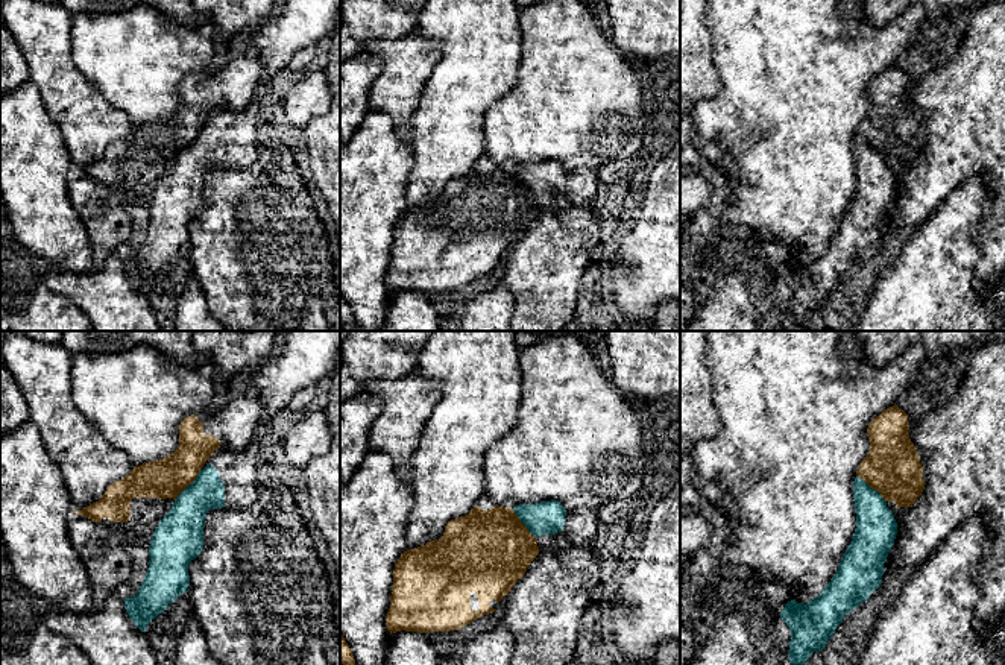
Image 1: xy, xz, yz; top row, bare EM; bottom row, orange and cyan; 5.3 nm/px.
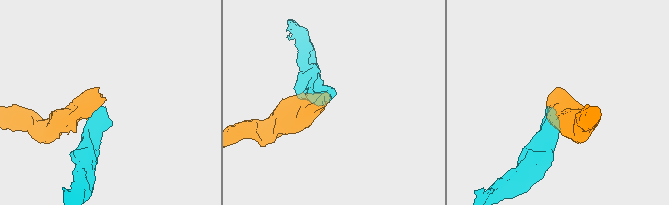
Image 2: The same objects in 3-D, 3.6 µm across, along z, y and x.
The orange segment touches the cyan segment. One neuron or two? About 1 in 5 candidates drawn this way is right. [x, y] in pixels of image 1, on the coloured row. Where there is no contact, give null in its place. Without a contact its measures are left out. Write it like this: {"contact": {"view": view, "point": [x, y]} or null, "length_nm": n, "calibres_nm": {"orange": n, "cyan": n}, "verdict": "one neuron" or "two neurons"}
{"contact": {"view": "xy", "point": [189, 485]}, "length_nm": 220, "calibres_nm": {"orange": 220, "cyan": 240}, "verdict": "two neurons"}

